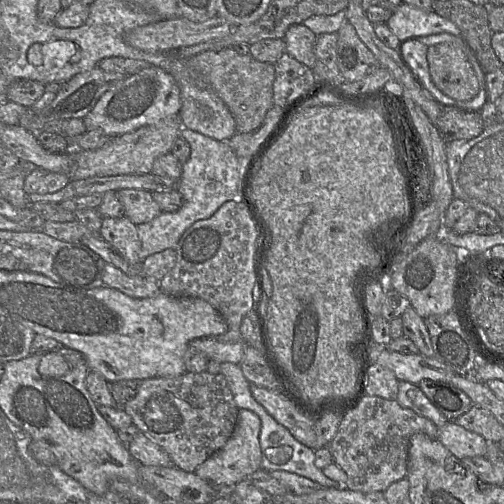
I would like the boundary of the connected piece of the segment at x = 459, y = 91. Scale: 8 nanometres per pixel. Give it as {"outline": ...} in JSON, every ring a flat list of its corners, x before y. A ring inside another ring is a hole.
{"outline":[[438,43,428,47,429,72,435,86,457,101,475,98,480,85,464,47]]}

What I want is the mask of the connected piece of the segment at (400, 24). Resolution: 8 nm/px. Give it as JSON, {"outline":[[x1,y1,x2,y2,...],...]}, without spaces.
{"outline":[[407,3,397,8,387,25,401,42,440,33,461,36,460,29,450,20,435,11,425,11]]}

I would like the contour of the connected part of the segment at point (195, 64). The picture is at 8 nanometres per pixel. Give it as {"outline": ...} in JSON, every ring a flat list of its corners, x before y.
{"outline":[[233,48,205,51,186,61,195,73,198,85,212,89,226,104,235,120,237,133,249,133,261,126,267,111,274,105,274,64,260,62,252,55,241,54]]}

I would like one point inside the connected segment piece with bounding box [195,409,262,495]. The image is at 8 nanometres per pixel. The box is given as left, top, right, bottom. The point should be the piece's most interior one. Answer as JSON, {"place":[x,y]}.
{"place":[240,457]}

